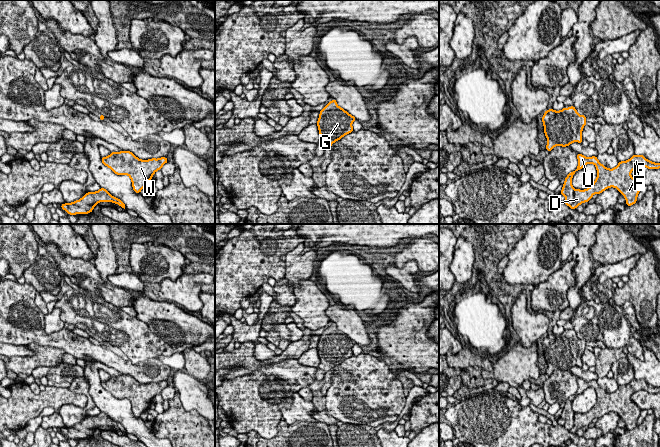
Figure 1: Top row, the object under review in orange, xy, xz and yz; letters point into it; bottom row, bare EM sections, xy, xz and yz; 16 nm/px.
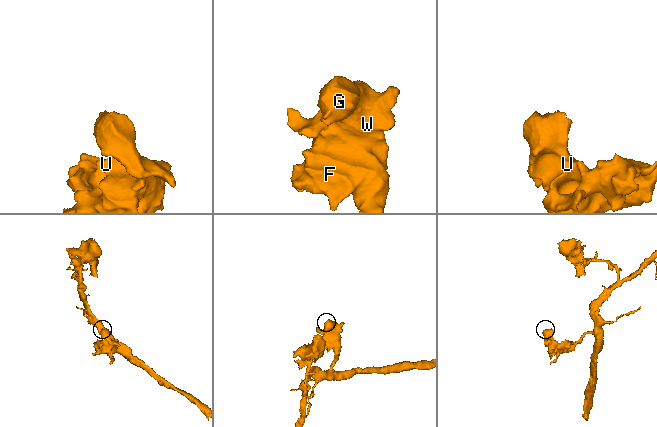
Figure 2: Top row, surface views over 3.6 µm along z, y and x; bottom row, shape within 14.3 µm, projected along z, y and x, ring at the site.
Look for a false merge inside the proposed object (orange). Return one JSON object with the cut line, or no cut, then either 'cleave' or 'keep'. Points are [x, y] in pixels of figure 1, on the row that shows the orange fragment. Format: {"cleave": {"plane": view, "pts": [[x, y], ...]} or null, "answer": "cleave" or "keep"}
{"cleave": null, "answer": "keep"}

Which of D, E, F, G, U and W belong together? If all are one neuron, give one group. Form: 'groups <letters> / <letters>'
groups D E F G U W

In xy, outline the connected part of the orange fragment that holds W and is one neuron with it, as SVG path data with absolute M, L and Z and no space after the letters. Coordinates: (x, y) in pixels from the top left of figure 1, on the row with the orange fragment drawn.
M121 150L118 153L111 152L107 157L101 158L102 163L110 168L117 175L128 175L132 182L134 192L149 185L154 173L161 170L168 162L166 157L141 160L130 151Z

